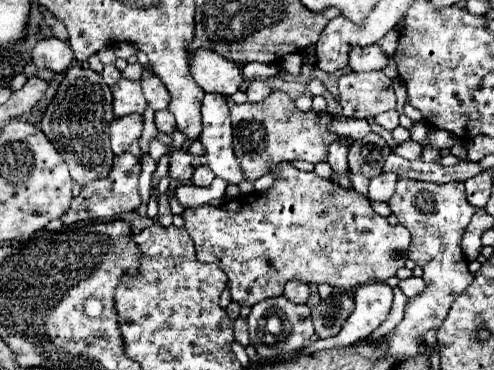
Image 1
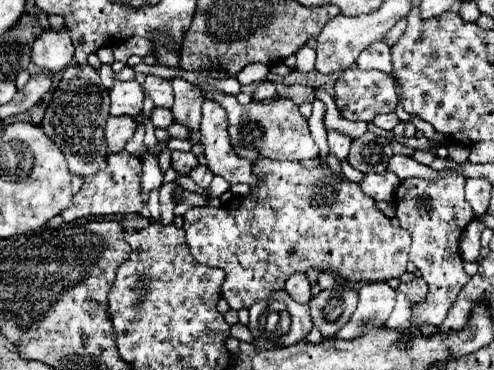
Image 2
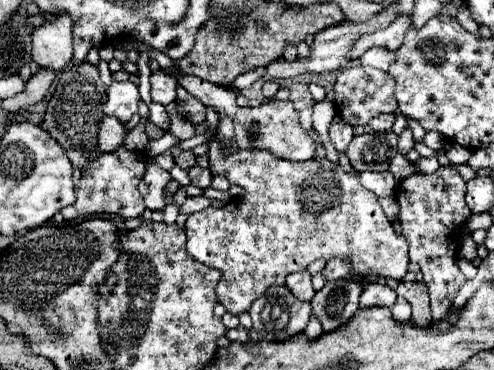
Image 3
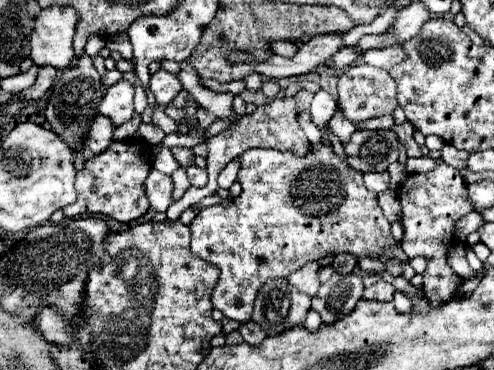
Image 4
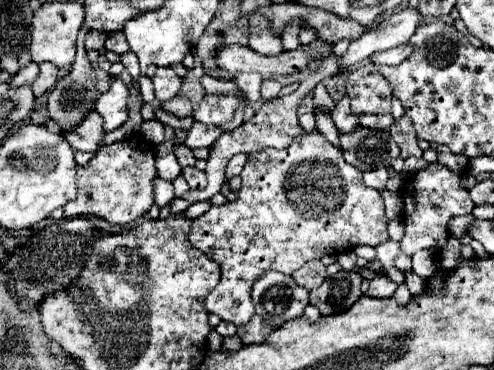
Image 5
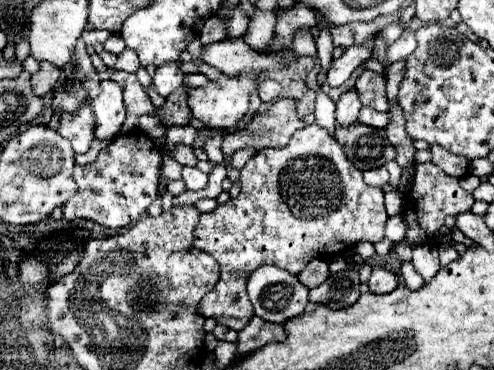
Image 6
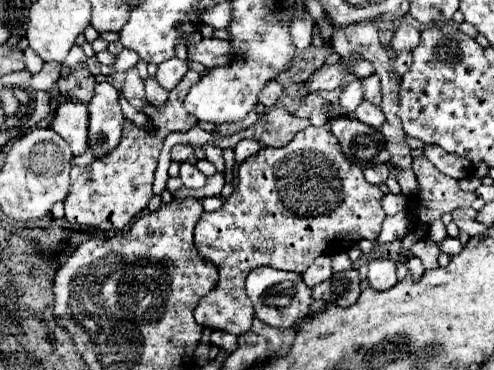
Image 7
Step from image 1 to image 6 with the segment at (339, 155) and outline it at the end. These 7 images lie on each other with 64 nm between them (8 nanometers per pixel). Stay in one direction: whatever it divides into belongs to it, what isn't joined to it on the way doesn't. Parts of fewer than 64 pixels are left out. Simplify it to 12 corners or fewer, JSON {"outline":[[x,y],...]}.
{"outline":[[350,88],[336,102],[336,122],[354,124],[360,98]]}

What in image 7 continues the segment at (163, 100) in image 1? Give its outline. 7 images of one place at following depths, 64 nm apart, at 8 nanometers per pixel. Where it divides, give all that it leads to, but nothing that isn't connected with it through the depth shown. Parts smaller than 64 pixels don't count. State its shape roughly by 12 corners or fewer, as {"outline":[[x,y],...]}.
{"outline":[[170,58],[158,66],[156,80],[172,90],[188,72],[188,62]]}

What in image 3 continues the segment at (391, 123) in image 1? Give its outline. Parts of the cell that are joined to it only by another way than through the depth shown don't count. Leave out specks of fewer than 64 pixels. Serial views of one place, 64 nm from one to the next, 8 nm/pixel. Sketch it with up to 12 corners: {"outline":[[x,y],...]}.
{"outline":[[380,114],[368,122],[370,130],[392,130],[394,114]]}

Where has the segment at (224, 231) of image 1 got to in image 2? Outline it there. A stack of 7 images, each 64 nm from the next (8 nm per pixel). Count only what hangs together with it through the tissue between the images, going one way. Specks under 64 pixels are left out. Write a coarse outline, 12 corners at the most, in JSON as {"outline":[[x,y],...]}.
{"outline":[[204,100],[208,168],[250,194],[190,208],[198,262],[250,308],[312,266],[406,272],[410,234],[328,166],[234,154]]}

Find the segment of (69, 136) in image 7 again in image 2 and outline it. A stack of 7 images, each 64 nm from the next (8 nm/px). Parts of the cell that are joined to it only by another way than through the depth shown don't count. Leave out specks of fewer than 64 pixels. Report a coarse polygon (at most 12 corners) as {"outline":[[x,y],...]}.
{"outline":[[110,116],[104,128],[108,152],[124,150],[136,130],[130,116]]}

